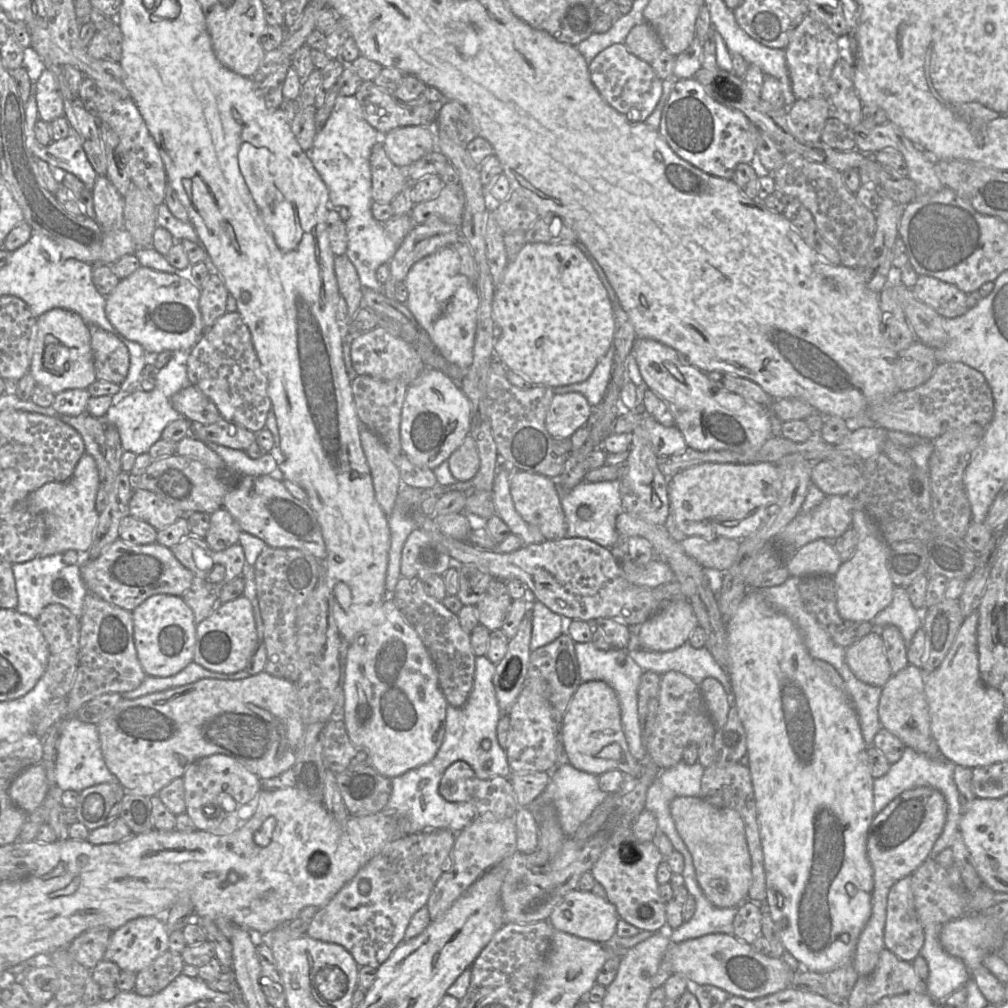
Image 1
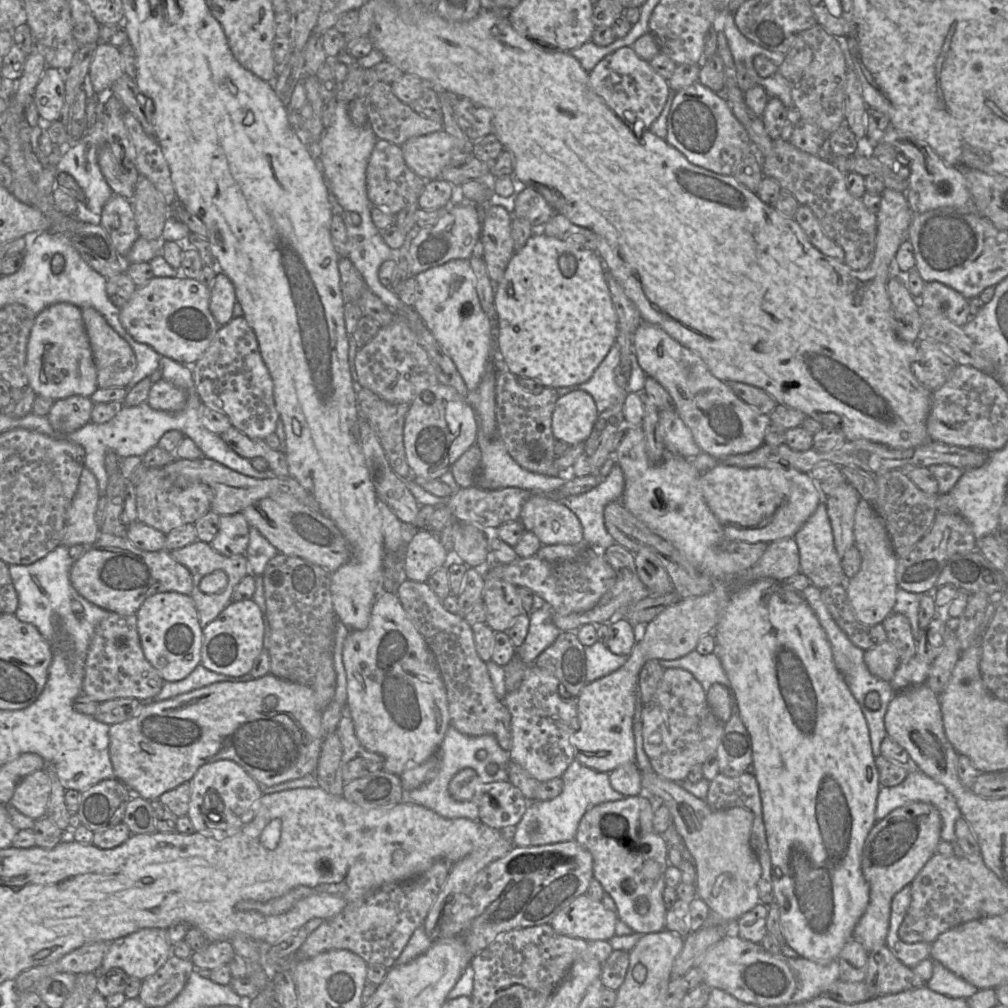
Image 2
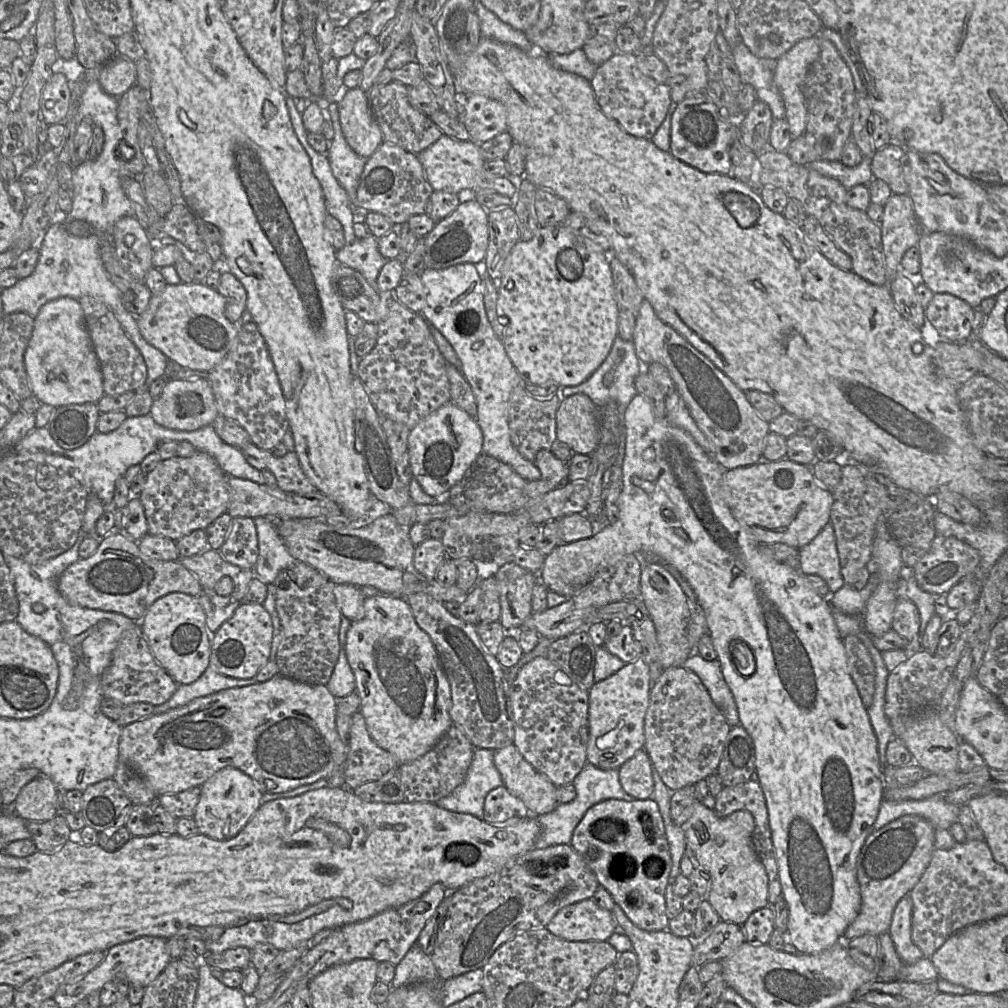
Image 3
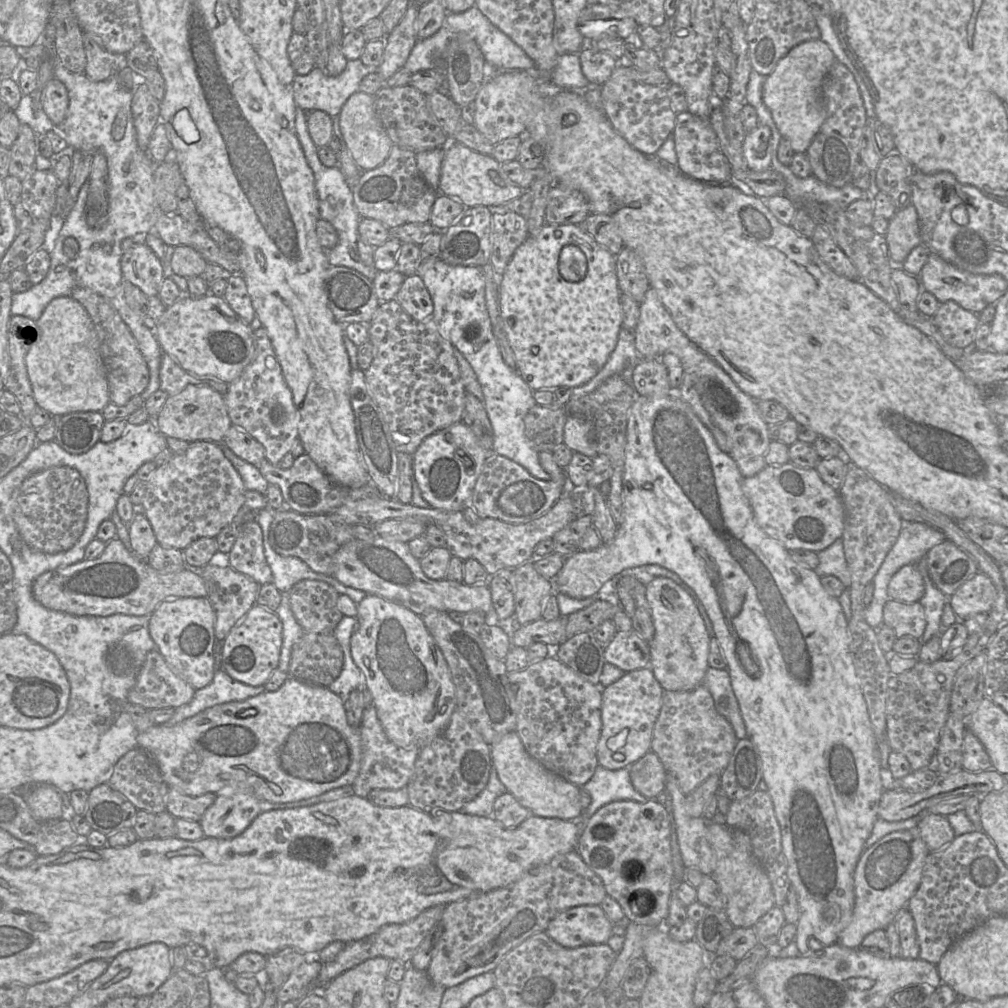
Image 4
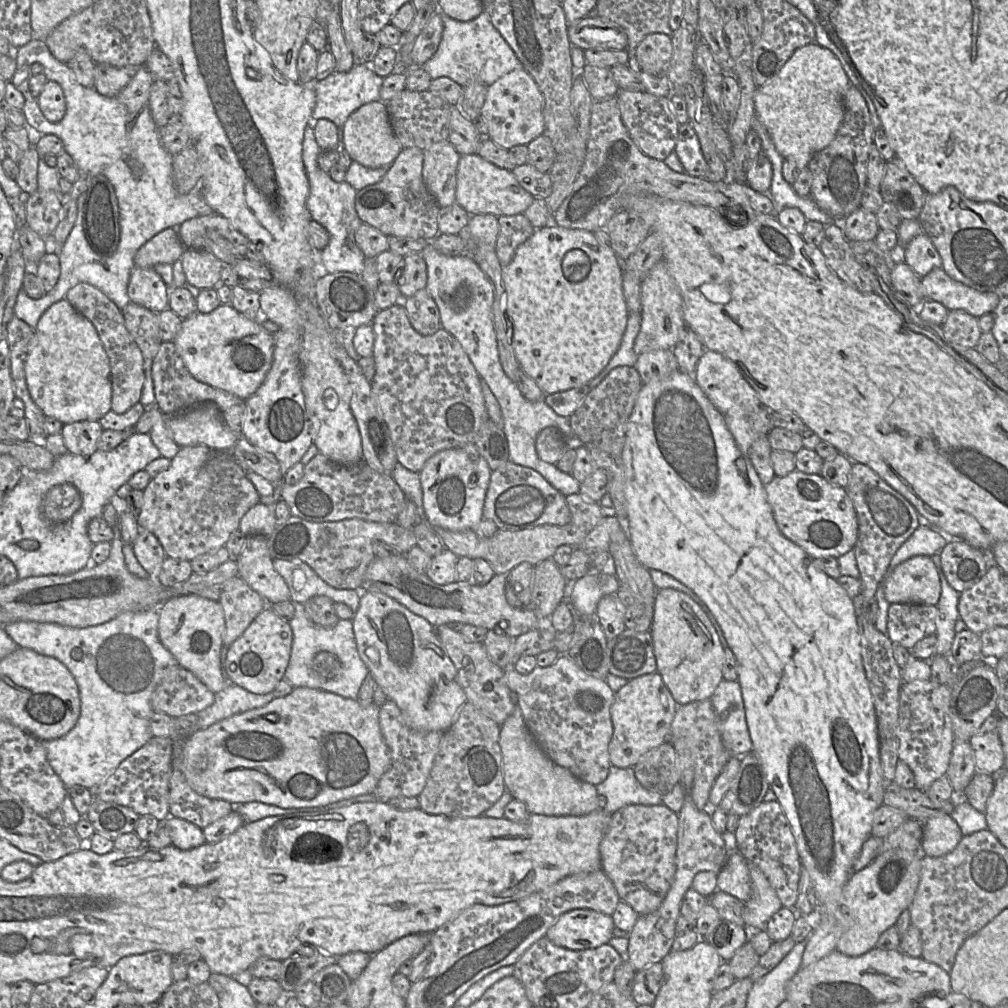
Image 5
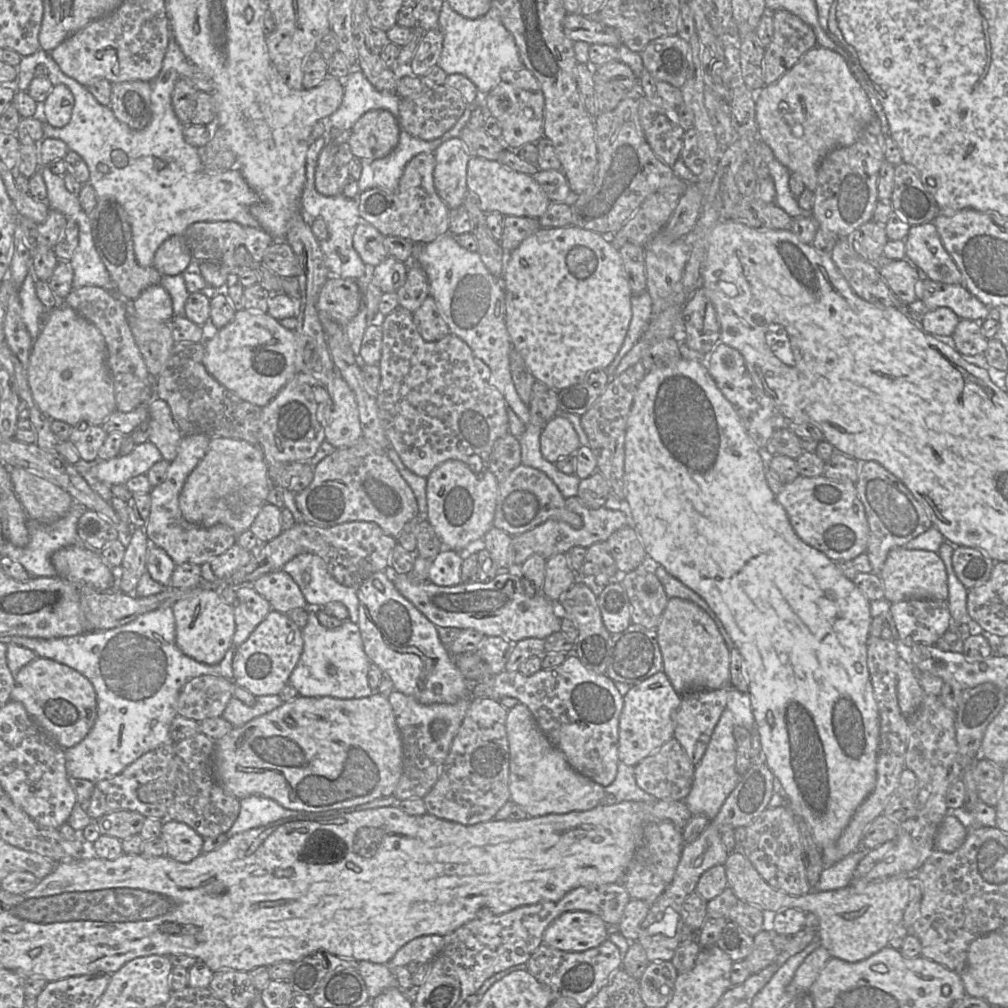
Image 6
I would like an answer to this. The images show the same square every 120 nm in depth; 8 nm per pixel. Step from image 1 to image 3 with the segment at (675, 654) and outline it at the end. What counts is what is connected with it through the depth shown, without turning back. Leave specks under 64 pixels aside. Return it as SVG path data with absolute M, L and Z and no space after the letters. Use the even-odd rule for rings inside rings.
M693 653L685 660L682 667L699 677L730 727L740 725L734 696L724 680L719 661L717 659L707 661L697 653Z

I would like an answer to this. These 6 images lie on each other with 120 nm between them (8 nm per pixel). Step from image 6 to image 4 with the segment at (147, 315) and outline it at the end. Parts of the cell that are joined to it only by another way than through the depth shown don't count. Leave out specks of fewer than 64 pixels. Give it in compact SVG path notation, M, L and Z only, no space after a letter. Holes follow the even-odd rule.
M135 244L123 252L120 266L125 280L138 287L146 296L158 296L164 279L163 267L161 261L146 244Z

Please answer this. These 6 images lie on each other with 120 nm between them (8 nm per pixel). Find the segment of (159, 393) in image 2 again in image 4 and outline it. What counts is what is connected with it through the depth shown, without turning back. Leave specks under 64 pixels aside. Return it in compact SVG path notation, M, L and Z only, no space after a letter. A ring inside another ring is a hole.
M190 384L180 393L168 396L153 421L165 437L177 438L189 443L195 441L223 443L224 436L232 425L224 397L205 384Z

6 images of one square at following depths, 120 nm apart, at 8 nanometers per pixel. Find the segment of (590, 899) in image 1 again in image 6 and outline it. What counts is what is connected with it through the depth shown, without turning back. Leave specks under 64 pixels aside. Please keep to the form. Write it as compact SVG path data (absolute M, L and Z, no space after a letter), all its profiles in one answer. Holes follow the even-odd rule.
M568 911L556 918L545 930L543 943L565 952L583 952L607 940L607 924L586 911Z

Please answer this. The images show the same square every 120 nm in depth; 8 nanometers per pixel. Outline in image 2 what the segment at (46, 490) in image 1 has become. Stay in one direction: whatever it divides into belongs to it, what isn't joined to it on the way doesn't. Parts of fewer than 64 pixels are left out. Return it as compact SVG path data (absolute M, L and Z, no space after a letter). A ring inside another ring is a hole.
M84 467L78 489L66 515L66 527L61 545L92 546L101 535L95 521L95 511L101 494L98 482L90 469Z

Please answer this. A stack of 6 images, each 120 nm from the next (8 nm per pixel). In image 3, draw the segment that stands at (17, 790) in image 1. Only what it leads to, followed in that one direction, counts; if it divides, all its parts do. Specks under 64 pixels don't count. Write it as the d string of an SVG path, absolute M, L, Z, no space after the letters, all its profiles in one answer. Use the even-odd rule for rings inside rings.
M40 774L21 789L12 809L25 821L44 822L52 819L59 814L57 785Z

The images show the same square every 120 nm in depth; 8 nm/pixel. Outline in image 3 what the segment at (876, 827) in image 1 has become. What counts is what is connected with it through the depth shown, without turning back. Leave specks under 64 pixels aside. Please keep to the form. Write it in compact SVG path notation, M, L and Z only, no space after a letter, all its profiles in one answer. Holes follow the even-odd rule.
M904 815L873 831L867 837L857 860L857 880L862 905L855 920L845 930L842 941L863 935L888 932L894 909L908 895L927 869L935 849L935 827L917 815Z

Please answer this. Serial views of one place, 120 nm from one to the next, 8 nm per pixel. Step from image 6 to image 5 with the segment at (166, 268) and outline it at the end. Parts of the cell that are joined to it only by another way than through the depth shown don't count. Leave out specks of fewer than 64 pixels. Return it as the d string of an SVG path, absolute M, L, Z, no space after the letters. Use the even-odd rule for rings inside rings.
M166 228L137 250L134 263L141 268L154 268L159 263L172 265L181 258L185 249L176 229Z

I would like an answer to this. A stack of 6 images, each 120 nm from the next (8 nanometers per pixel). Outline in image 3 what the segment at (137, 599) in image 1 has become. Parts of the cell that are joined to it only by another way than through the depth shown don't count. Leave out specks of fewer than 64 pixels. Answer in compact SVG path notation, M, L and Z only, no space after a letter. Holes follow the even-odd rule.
M115 531L100 538L98 548L91 556L78 559L58 579L58 590L70 604L89 609L120 613L134 621L141 621L149 607L156 600L169 593L181 592L199 596L201 589L201 584L197 577L183 566L179 560L161 561L151 559L140 551L136 541Z

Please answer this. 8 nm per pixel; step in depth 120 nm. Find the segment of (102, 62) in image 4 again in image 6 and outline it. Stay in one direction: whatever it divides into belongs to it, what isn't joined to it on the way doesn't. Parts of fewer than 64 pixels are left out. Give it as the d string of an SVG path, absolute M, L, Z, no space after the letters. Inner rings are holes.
M141 80L111 83L110 108L133 130L144 129L152 118L151 84Z

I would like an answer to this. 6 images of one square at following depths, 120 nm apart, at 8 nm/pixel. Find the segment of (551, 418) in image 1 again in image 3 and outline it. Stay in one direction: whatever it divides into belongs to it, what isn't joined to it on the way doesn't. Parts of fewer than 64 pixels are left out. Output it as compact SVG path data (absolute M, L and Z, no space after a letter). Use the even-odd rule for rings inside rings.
M578 393L562 400L556 413L556 436L573 454L590 455L600 445L599 409L588 396Z

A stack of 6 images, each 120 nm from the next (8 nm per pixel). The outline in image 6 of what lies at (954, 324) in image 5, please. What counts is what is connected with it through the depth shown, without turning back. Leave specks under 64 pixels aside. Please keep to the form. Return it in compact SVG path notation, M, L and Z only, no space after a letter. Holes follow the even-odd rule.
M960 319L950 339L951 344L965 358L981 358L987 348L980 321Z

